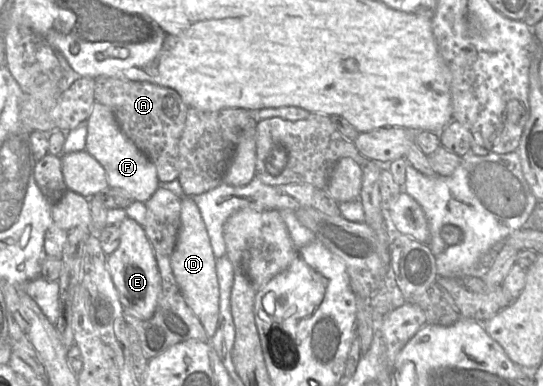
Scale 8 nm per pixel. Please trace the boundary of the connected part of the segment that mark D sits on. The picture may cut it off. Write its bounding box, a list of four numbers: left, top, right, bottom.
[171,197,219,339]

